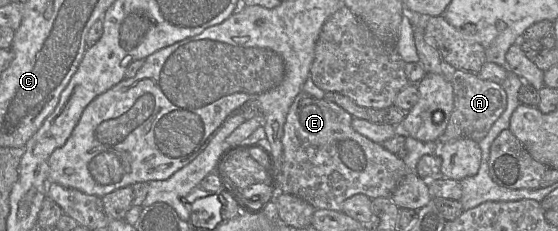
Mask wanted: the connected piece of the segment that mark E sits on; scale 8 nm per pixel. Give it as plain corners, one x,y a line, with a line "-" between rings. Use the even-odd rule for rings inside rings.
303,90
291,104
282,138
283,162
279,193
295,195
316,209
341,211
345,200
364,194
371,199
391,197
409,172
402,157
355,131
346,110

